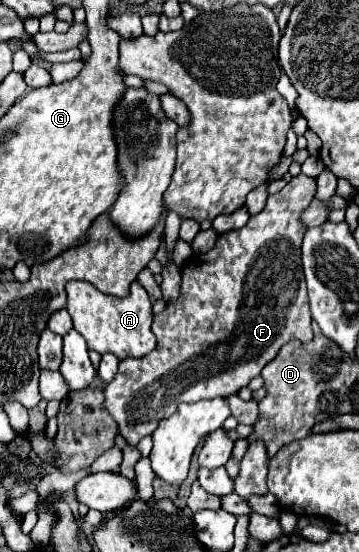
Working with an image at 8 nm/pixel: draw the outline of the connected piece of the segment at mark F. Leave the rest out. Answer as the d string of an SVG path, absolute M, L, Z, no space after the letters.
M299 174L299 176L291 178L291 180L287 182L287 186L285 186L281 192L269 196L269 198L267 198L267 206L265 206L259 214L251 216L249 222L247 222L247 226L243 226L243 228L239 228L239 230L231 230L231 232L221 234L221 236L217 238L215 246L213 246L209 252L205 252L205 254L195 254L195 256L183 266L183 270L181 270L183 282L181 282L181 294L179 294L179 298L177 298L177 302L175 302L175 304L167 304L167 308L165 308L159 316L153 318L153 328L151 328L151 330L153 330L153 334L157 336L157 346L155 346L155 350L149 352L149 354L143 356L143 358L127 358L127 360L121 360L121 362L119 362L119 370L117 370L115 378L113 378L111 384L107 384L105 390L103 390L105 400L103 400L103 406L101 406L101 408L113 416L113 420L115 420L117 426L119 426L119 434L129 442L129 446L123 450L123 462L121 462L121 474L123 474L123 476L129 476L129 480L135 480L133 466L135 466L135 462L141 458L141 452L135 448L135 444L137 444L143 436L149 436L149 434L155 430L155 424L159 424L159 420L171 416L171 414L173 414L173 408L175 408L177 404L181 404L181 402L197 402L197 400L203 400L203 398L219 398L219 396L237 394L237 392L239 392L243 386L247 386L255 376L259 376L261 368L263 368L267 362L271 362L271 358L279 352L279 348L281 348L283 344L287 344L287 342L293 340L293 338L299 340L299 342L309 342L309 340L313 338L313 330L311 330L311 312L309 312L309 308L307 308L307 288L305 288L305 276L303 276L303 270L301 270L301 252L299 252L303 232L307 230L307 228L299 222L299 214L311 204L313 196L315 196L315 180L309 178L309 176L305 176L305 174Z

